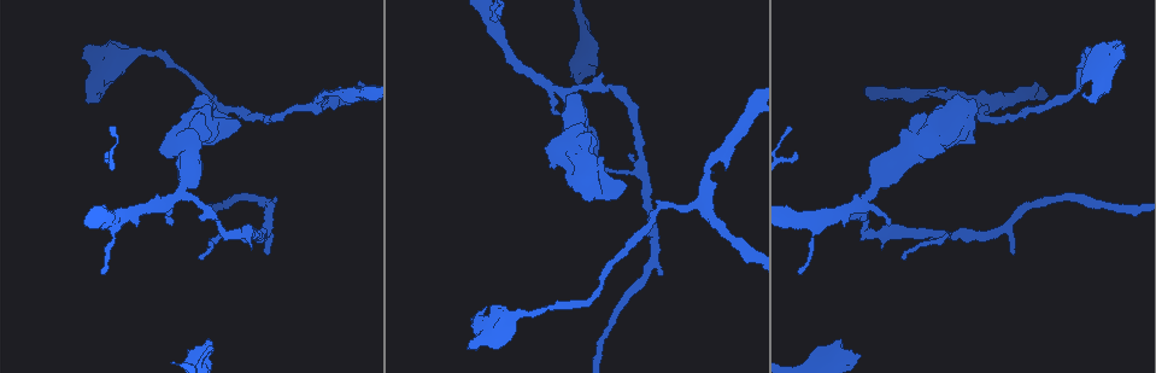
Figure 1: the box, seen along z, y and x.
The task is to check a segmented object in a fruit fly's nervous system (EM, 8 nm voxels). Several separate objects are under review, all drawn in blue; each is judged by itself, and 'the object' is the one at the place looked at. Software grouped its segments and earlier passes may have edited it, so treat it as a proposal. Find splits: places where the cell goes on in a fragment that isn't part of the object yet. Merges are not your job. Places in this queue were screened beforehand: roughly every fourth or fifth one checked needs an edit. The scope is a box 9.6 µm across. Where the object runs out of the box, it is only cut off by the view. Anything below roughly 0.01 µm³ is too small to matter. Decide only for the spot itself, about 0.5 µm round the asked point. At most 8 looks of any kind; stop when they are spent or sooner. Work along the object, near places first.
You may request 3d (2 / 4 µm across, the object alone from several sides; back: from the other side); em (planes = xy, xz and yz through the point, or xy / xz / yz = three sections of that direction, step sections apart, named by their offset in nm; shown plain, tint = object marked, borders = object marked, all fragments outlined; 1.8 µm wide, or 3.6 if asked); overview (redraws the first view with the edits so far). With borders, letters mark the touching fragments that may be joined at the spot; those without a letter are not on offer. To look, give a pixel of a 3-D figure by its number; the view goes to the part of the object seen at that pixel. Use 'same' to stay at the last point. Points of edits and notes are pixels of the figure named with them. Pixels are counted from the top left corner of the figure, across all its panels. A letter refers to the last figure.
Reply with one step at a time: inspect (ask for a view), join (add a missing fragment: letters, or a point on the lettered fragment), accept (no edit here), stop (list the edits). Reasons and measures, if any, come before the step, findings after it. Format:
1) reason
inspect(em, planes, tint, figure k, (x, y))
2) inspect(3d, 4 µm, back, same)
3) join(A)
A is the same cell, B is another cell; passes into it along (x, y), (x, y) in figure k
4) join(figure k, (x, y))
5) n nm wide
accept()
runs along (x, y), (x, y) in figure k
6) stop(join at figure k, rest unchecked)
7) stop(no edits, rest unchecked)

branch stops here
inspect(em, planes, borders, figure 1, (267, 255))

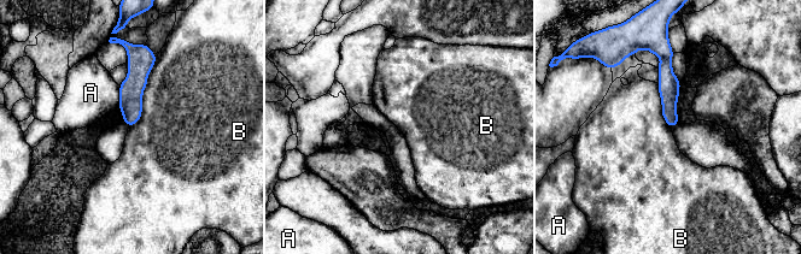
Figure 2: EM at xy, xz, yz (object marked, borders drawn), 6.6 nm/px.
B touches over 500 nm
accept()
A and B are other cells; runs along (664, 57), (673, 123) in figure 2; no lettered fragment goes on from it

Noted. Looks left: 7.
branch point
inspect(em, yz, step 8, tint, figure 1, (940, 236))

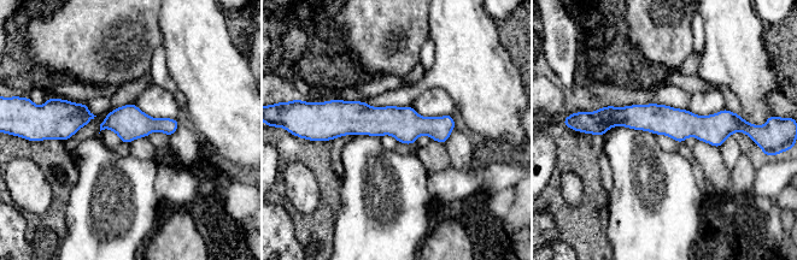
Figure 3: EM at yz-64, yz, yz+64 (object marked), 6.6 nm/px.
cut it another way
inspect(em, planes, borders, same)

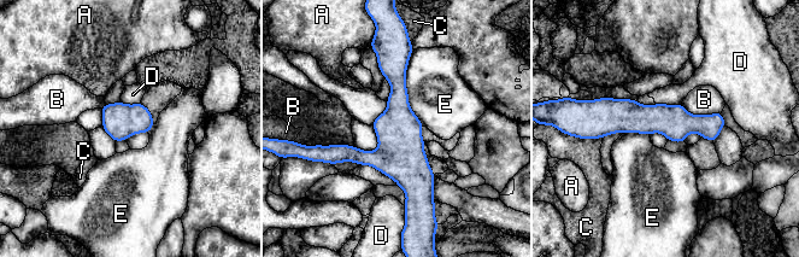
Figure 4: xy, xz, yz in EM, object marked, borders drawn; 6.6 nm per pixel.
accept()
A, B, C, D and E are other cells; border along (413, 48), (406, 92), (423, 126) in figure 4; no lettered fragment goes on from it

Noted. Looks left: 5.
an open end
inspect(3d, 4 µm, back, figure 1, (99, 94))

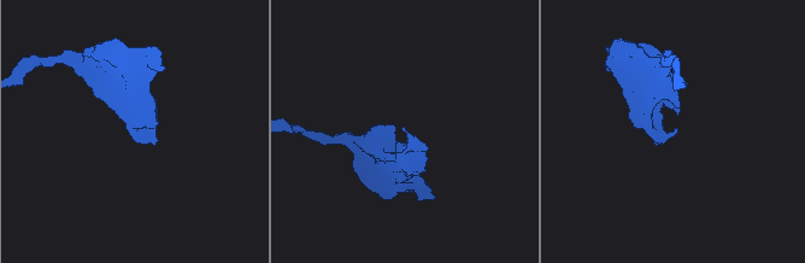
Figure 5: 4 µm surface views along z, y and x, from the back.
now the EM
inspect(em, yz, step 4, tint, figure 5, (402, 129))

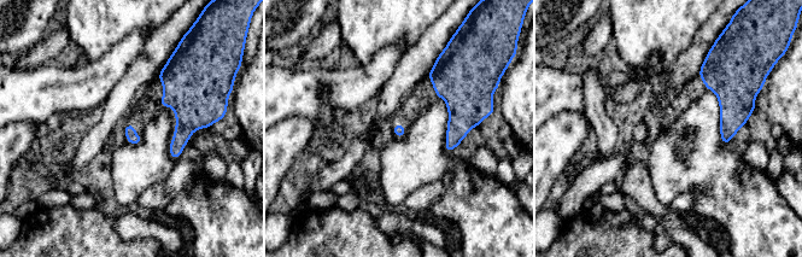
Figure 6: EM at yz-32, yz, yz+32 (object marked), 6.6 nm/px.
inspect(em, planes, borders, same)

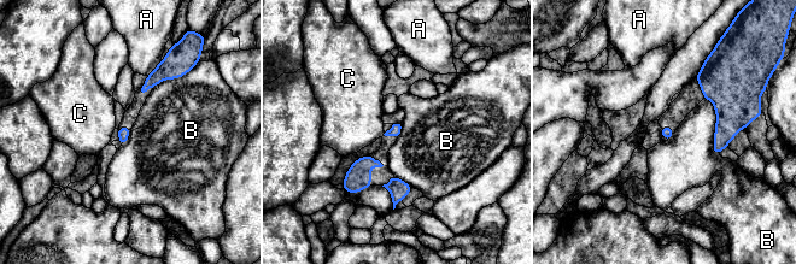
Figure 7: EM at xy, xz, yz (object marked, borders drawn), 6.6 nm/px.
accept()
A, B and C are other cells; border along (703, 98), (719, 154) in figure 7; none of them fits

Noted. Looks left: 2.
stop(no edits, rest unchecked)

